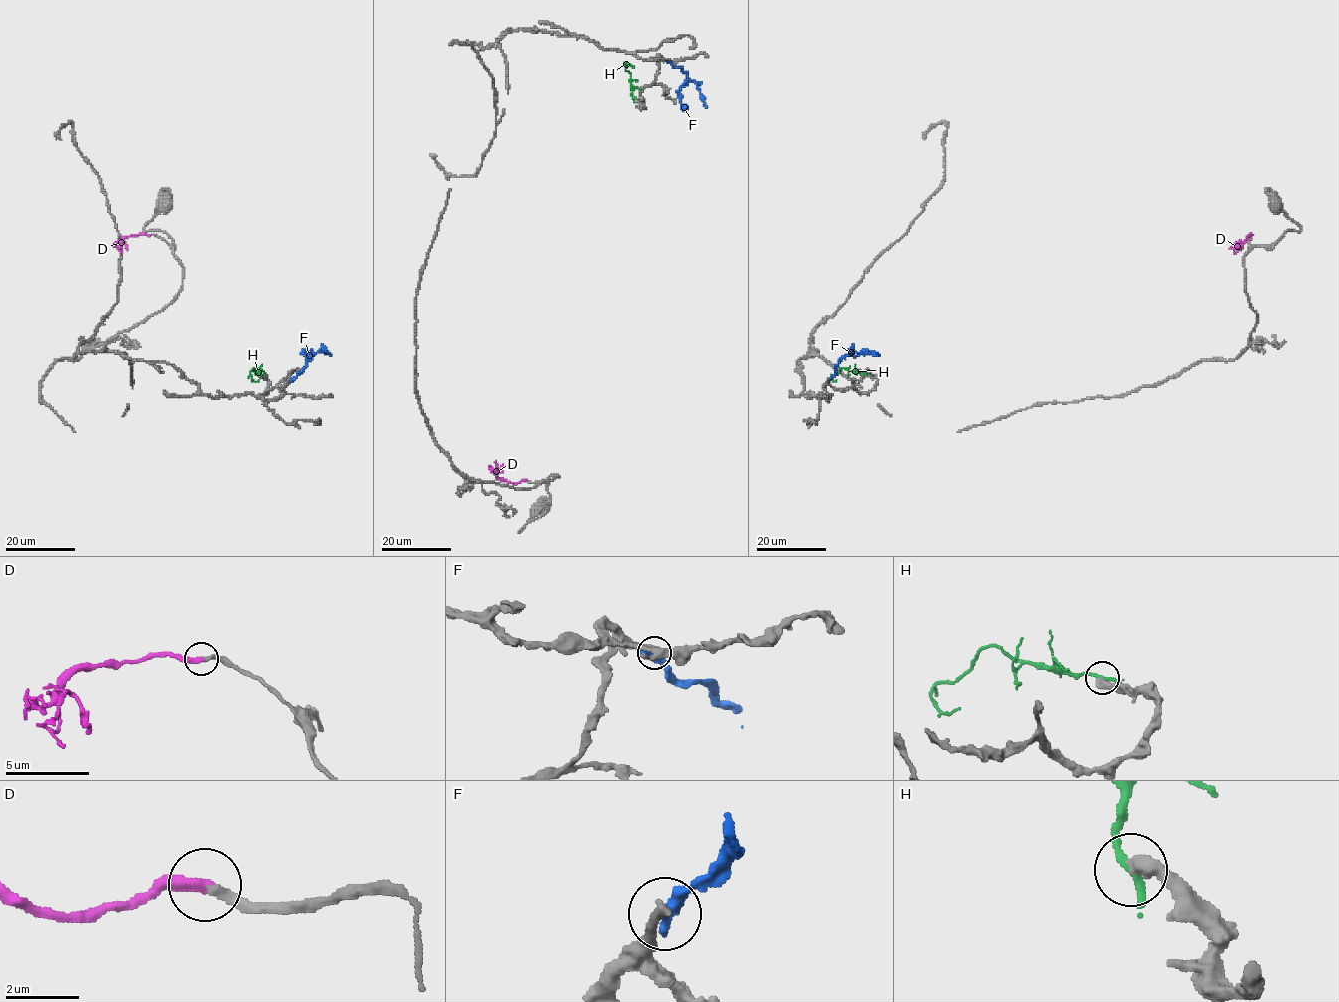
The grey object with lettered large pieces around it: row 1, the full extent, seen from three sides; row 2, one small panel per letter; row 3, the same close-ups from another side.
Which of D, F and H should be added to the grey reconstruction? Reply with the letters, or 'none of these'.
D

